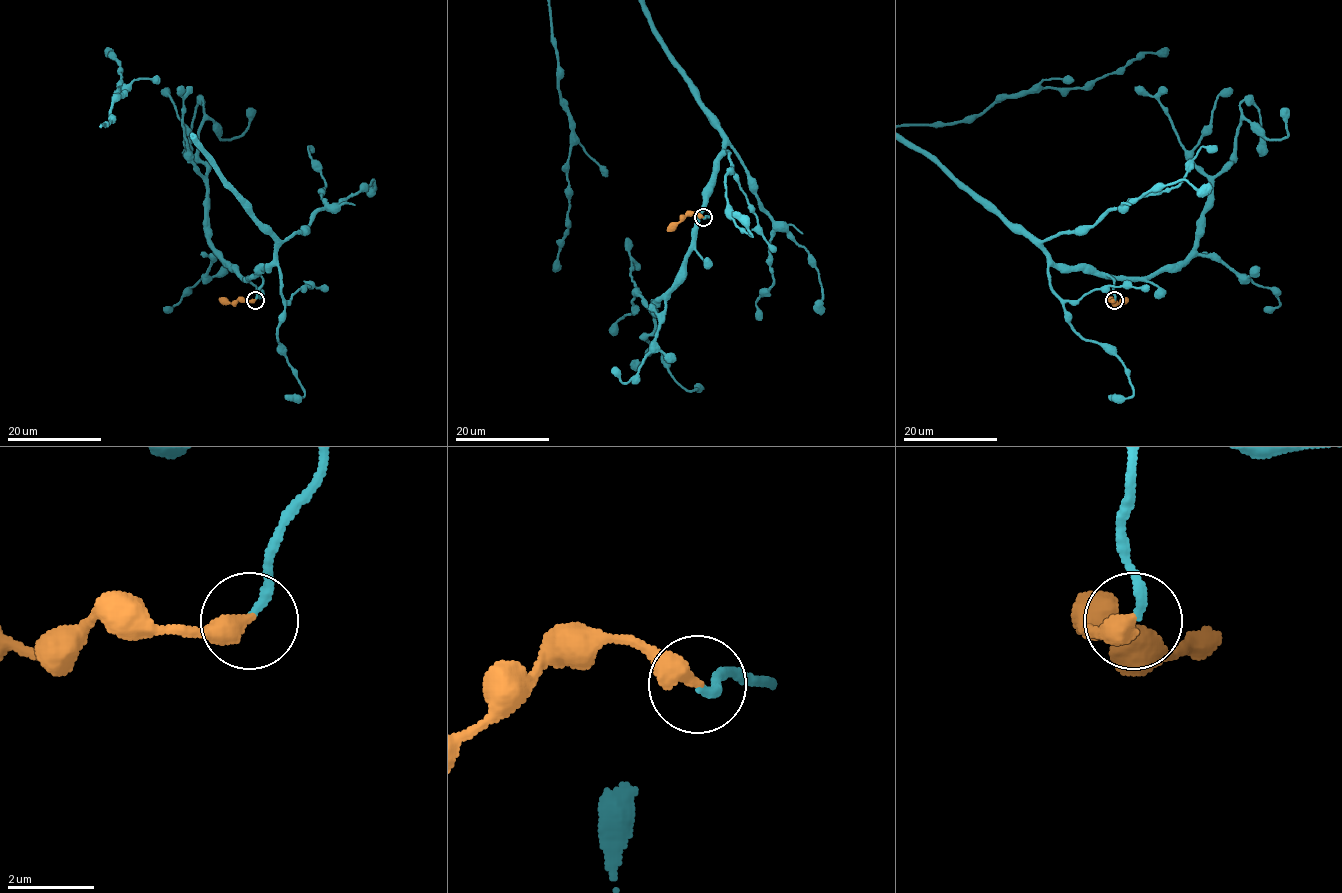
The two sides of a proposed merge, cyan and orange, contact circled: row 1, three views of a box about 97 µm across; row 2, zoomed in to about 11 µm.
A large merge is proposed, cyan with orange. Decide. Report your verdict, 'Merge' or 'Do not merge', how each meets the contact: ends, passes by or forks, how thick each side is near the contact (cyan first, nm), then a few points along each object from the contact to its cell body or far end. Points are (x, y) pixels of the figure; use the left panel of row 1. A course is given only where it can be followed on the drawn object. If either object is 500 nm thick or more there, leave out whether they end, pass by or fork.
Merge. At the ring cyan ends. At the ring orange ends. Thickness 200 nm (cyan) against 460 nm. Course of orange: (255, 299), (223, 303), (218, 298)

